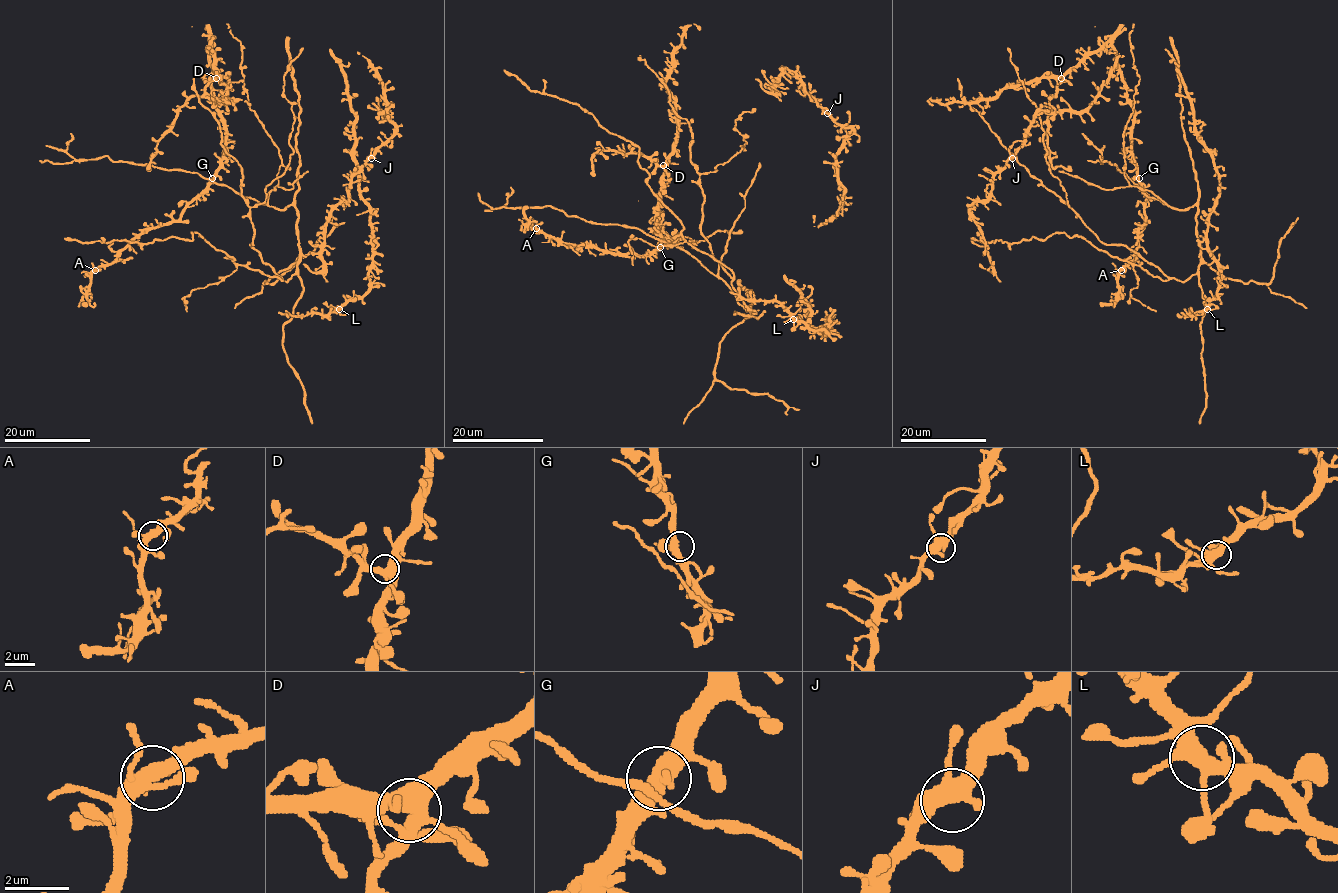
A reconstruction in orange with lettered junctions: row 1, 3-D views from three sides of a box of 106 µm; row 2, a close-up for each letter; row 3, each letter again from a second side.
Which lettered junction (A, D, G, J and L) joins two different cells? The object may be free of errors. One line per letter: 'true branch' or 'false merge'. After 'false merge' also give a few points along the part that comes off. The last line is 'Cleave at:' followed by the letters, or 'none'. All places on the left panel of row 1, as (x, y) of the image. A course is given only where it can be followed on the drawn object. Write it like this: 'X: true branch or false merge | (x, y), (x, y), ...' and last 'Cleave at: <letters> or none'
A: true branch
D: true branch
G: true branch
J: true branch
L: true branch
Cleave at: none

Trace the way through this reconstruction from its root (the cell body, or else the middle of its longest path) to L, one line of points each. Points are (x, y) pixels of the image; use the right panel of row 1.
L: (1217, 295), (1207, 309)

